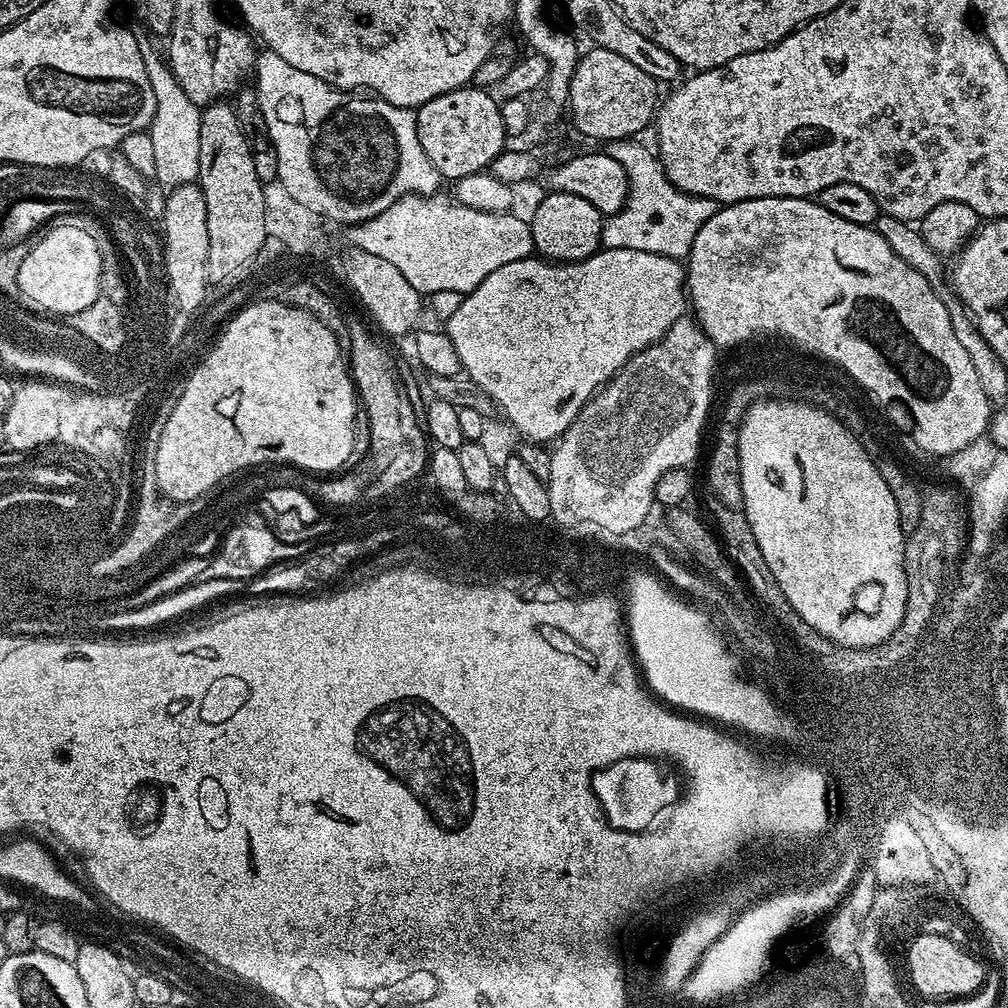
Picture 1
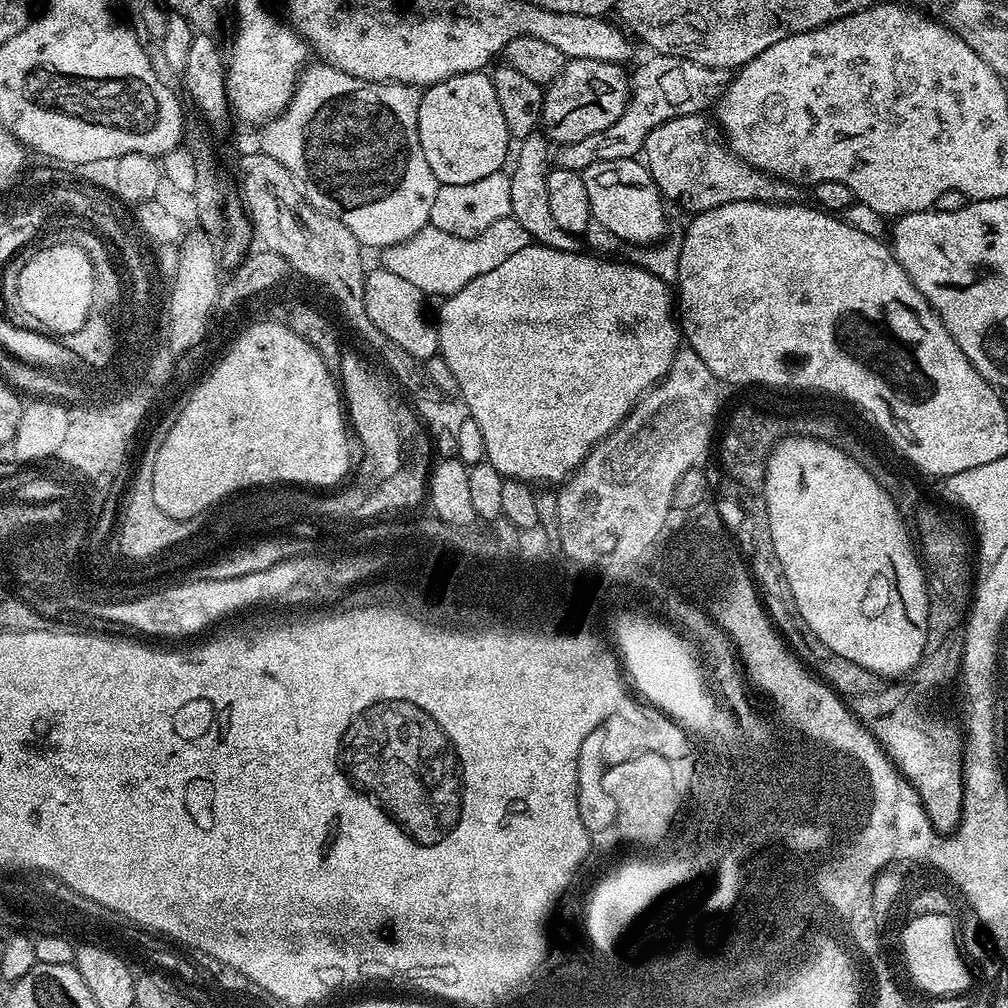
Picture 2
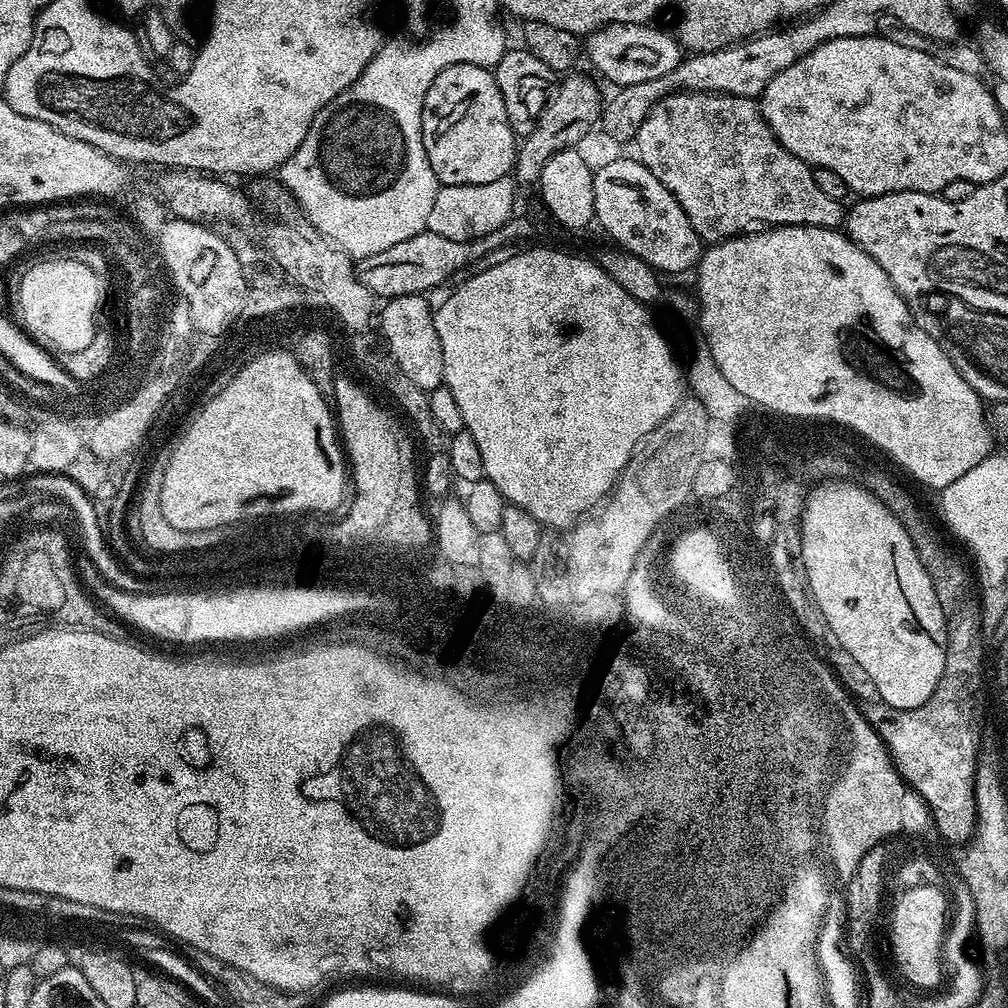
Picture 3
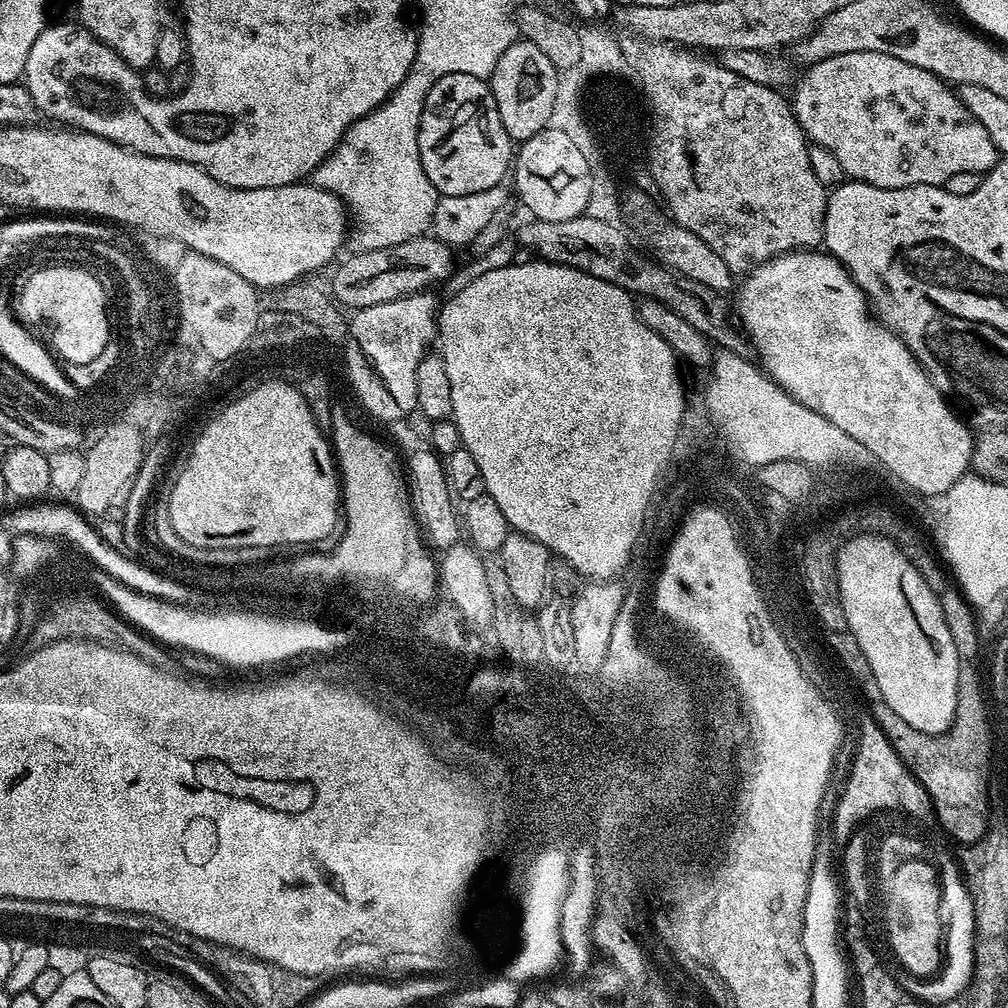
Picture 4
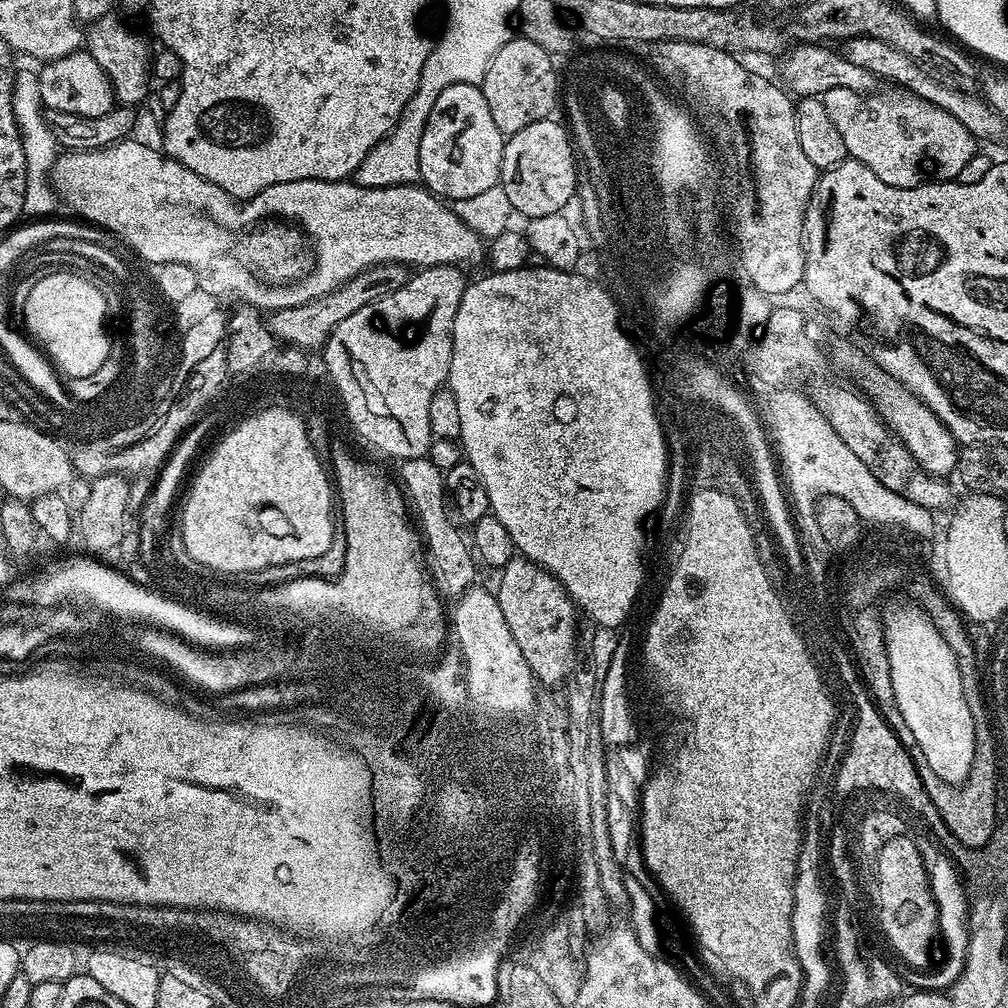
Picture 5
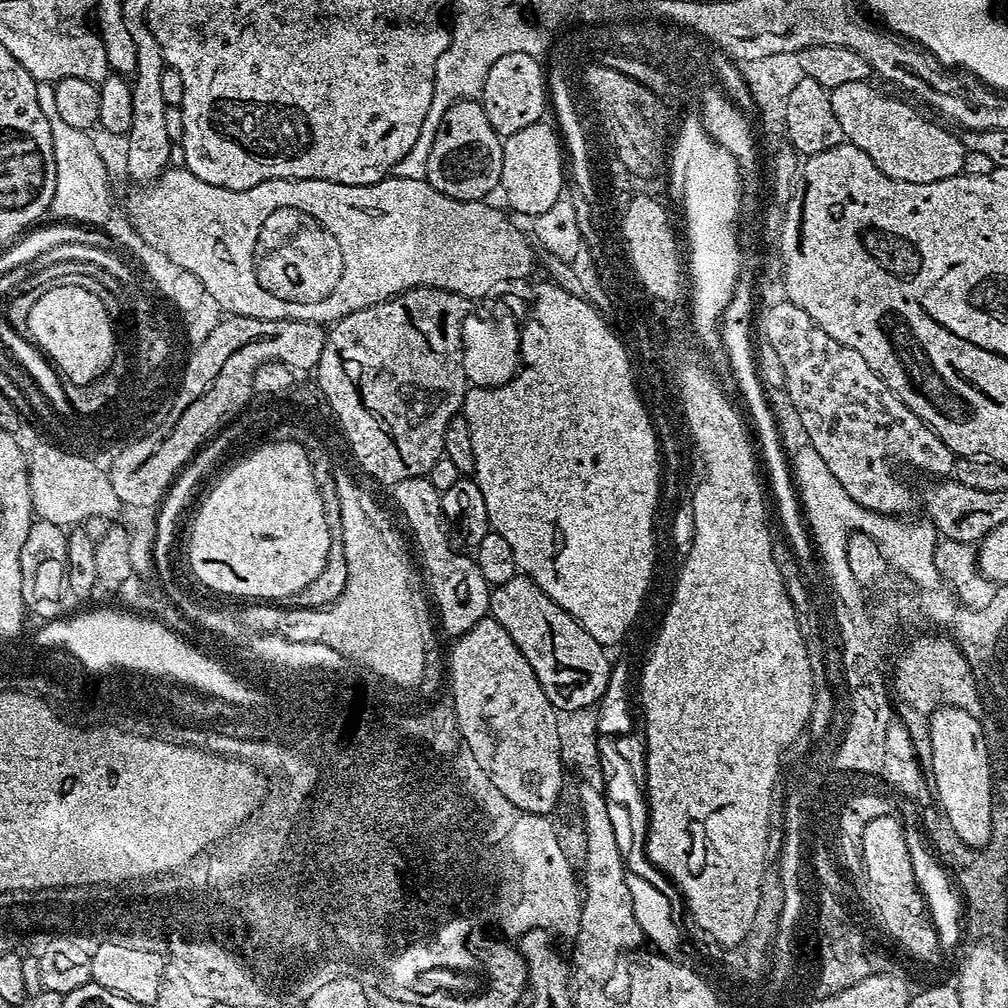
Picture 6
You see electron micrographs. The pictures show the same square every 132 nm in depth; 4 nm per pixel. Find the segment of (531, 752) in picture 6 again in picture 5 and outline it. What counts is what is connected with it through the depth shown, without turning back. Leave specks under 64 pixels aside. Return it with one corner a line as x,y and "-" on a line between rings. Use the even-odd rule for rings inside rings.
473,586
455,601
456,609
450,612
450,632
456,635
455,647
458,649
464,664
465,686
471,707
477,708
484,716
501,716
501,721
515,721
529,715
528,681
533,678
530,666
522,658
522,650
518,650
518,642
514,642
514,634
510,634
510,626
506,626
506,618
502,618
502,606
498,606
495,595
481,586

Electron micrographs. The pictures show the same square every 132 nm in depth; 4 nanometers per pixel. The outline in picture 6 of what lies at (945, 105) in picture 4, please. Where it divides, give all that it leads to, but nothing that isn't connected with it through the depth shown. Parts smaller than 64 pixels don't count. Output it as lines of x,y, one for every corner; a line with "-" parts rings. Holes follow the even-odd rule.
868,80
842,82
830,91
834,114
842,126
845,141
862,150
886,174
902,182
942,182
961,175
965,147
955,131
947,132
940,124
927,120
896,96
879,92

